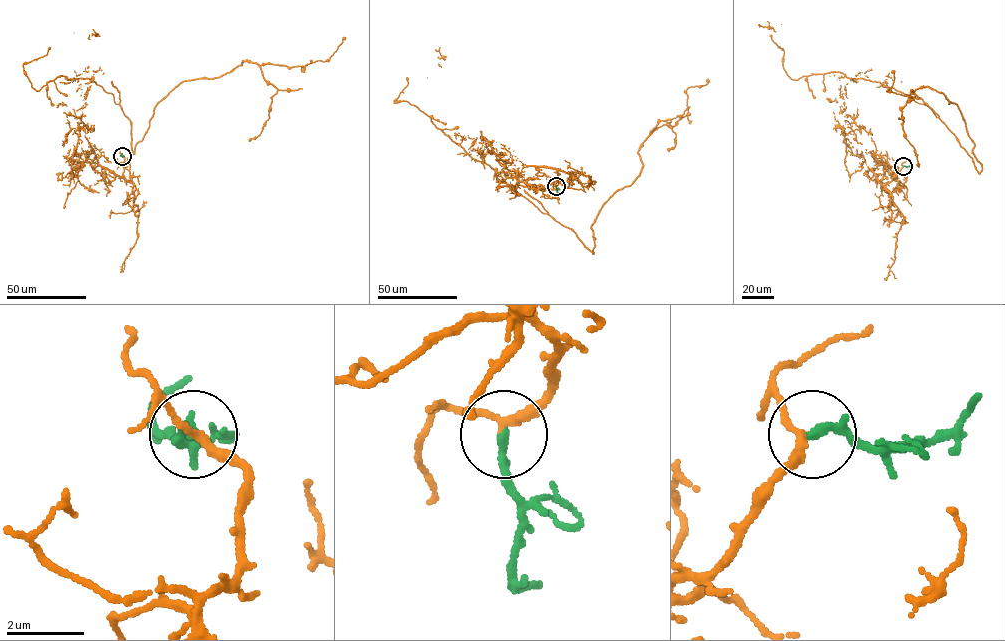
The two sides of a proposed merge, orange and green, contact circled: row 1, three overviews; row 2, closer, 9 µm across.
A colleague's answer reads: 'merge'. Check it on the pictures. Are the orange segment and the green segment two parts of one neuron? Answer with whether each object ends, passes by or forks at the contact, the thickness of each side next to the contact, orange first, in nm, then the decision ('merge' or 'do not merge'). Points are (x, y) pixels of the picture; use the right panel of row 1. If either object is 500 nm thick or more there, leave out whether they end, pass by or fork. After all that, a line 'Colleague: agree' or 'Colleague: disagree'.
orange passes by; green ends there; 200 nm thick on the orange side, 240 nm on the other; merge
Colleague: agree

